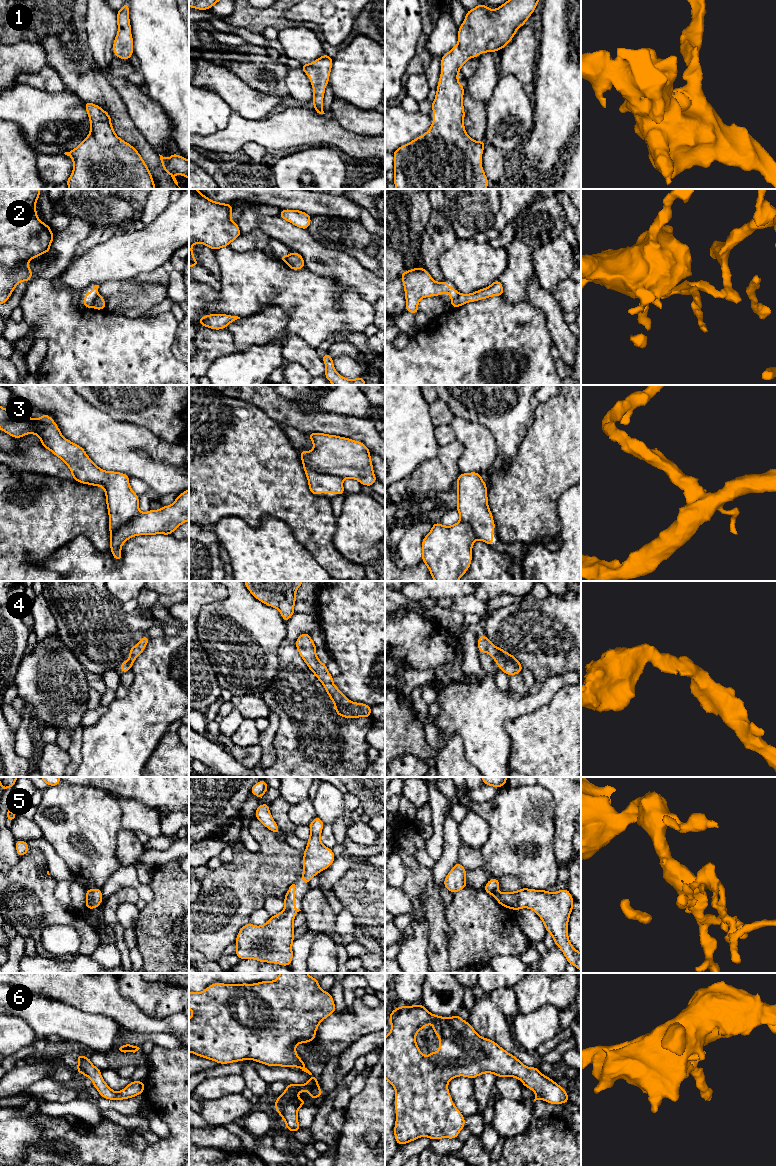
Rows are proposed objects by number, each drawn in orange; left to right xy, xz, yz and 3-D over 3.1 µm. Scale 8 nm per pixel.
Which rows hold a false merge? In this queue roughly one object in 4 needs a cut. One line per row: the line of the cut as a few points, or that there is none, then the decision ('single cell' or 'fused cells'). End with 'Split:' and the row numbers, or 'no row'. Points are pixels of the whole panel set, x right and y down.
1: no cut; single cell
2: cut in xy along (98, 295), (92, 306); fused cells
3: cut in xz along (303, 464), (318, 472), (334, 474), (343, 478); fused cells
4: no cut; single cell
5: no cut; single cell
6: no cut; single cell
Split: 2, 3

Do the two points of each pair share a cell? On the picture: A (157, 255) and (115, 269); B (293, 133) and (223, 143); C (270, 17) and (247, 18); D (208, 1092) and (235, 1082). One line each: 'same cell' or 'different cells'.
A: same cell
B: same cell
C: same cell
D: same cell

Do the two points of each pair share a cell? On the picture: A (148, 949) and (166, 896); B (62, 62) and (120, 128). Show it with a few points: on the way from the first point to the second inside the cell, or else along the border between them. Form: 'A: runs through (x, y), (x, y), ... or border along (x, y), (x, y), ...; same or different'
A: runs through (161, 936), (166, 926), (166, 909); same
B: runs through (80, 77), (115, 110); same

